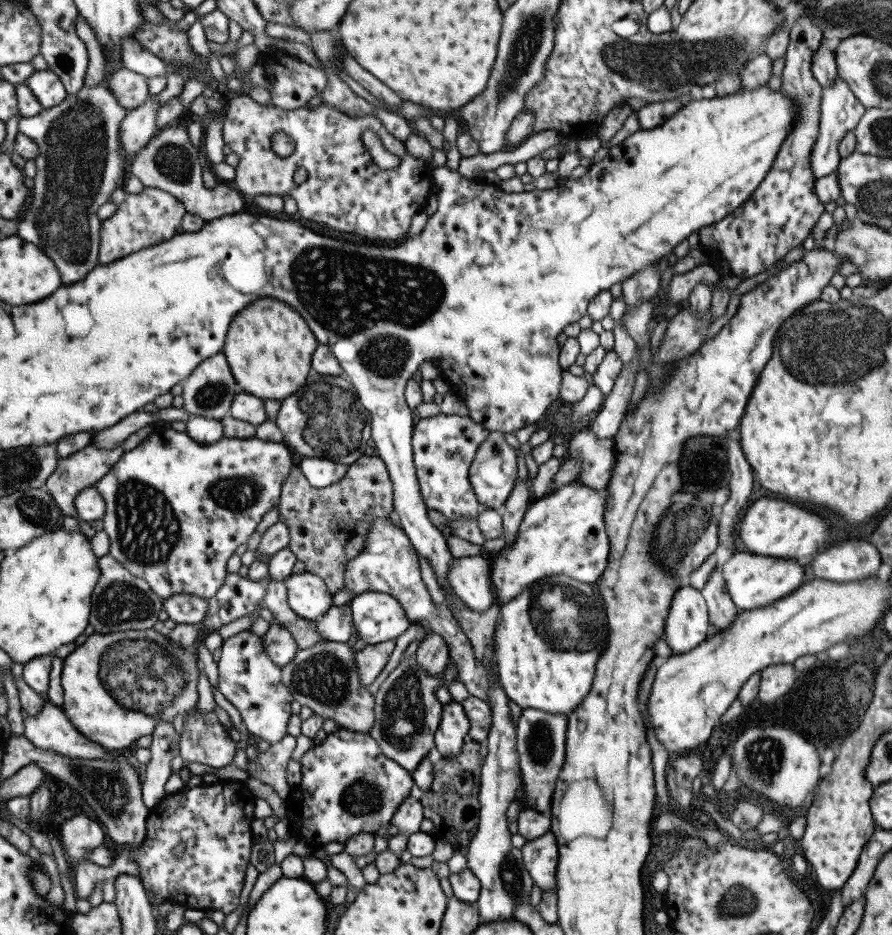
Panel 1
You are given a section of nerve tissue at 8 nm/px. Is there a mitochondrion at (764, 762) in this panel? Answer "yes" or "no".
yes

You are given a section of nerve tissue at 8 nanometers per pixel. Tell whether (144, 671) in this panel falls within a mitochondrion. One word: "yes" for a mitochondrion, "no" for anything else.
yes

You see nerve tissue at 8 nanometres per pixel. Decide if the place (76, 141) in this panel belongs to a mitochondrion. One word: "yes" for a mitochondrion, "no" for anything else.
yes

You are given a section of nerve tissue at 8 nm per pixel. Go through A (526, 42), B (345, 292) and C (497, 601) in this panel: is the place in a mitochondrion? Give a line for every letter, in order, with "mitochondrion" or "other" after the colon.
A: mitochondrion
B: mitochondrion
C: other

